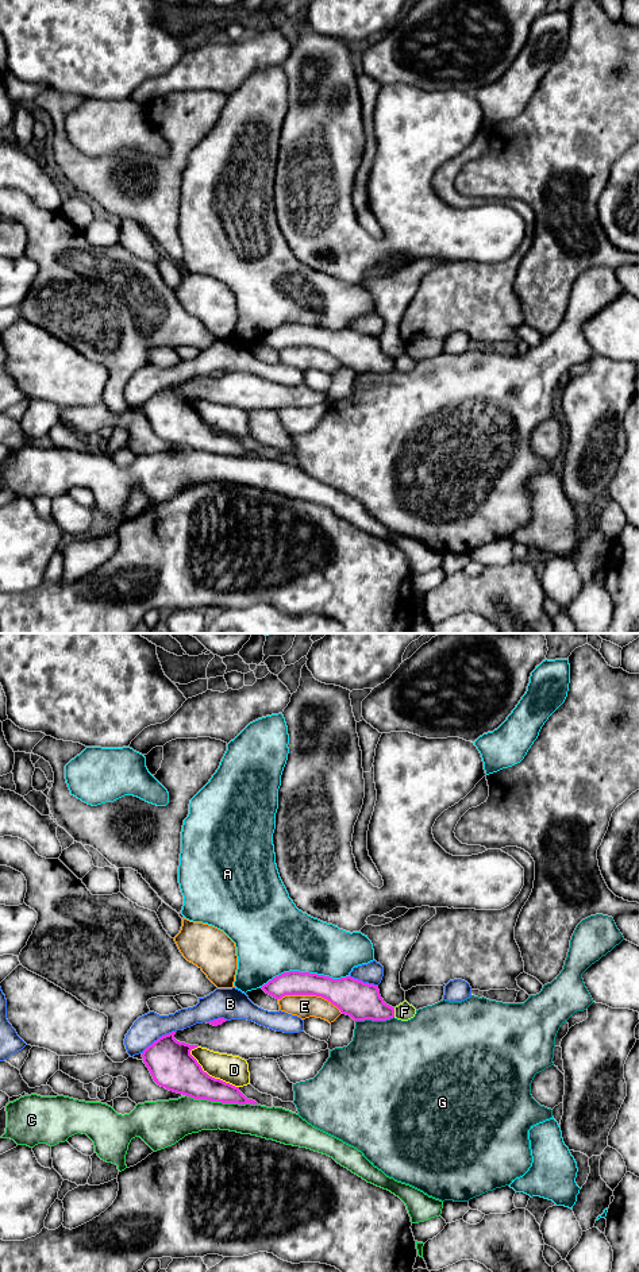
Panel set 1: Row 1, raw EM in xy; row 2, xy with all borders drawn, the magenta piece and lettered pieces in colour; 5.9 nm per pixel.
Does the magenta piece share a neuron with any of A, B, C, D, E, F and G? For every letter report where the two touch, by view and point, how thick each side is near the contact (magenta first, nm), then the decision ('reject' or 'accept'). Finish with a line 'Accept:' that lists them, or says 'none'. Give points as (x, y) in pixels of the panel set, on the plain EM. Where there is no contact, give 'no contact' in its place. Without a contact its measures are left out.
A: xy (304, 324) | 170/400 nm | reject
B: xy (158, 390) | 260/170 nm | reject
C: xy (222, 454) | 200/220 nm | reject
D: xy (211, 428) | 260/170 nm | reject
E: xy (311, 346) | 220/140 nm | reject
F: xy (393, 363) | 220/110 nm | reject
G: xy (374, 372) | 220/460 nm | reject
Accept: none

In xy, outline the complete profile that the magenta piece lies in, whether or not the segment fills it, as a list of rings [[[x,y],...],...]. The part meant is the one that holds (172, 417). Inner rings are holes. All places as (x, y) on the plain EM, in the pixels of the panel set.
[[[176,383],[165,386],[149,397],[143,405],[143,415],[154,433],[169,443],[207,451],[211,454],[258,456],[247,451],[239,439],[215,431],[203,423],[190,402],[199,397],[189,397],[174,390]]]

